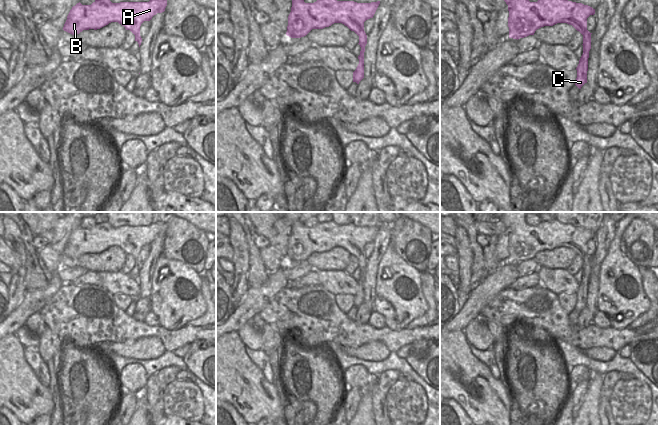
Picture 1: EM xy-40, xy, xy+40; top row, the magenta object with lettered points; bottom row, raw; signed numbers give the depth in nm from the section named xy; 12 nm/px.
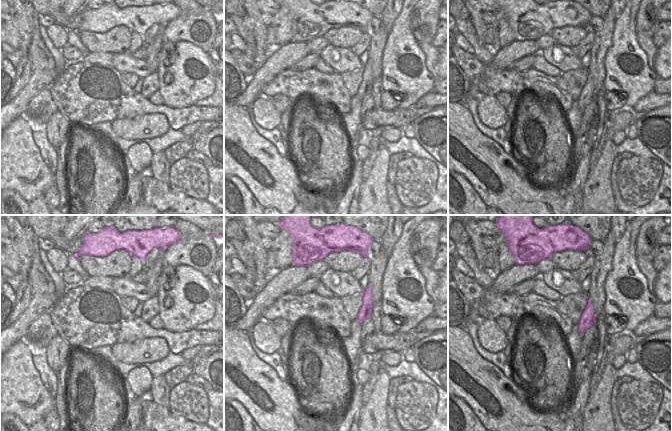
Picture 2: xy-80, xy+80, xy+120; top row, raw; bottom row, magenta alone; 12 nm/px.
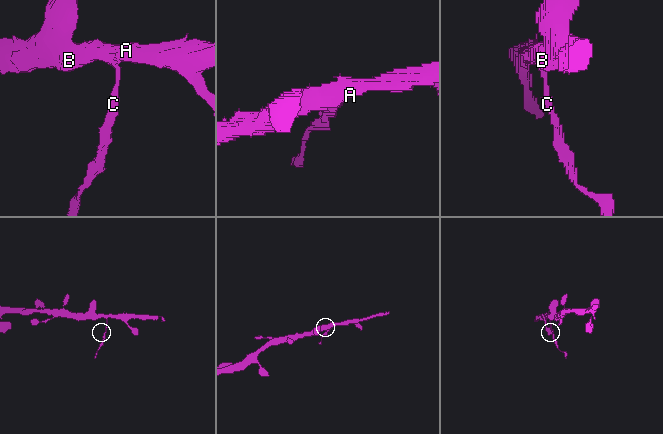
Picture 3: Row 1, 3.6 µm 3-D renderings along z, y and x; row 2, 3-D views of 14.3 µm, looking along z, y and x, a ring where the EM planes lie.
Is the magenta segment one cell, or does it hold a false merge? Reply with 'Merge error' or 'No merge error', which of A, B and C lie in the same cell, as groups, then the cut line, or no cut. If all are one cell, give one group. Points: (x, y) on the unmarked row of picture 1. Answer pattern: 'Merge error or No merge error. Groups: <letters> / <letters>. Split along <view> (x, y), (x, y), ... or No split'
Merge error. Groups: A B / C. Split along xy+40 (583, 273), (588, 278)

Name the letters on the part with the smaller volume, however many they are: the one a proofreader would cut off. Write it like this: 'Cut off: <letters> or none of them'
Cut off: C

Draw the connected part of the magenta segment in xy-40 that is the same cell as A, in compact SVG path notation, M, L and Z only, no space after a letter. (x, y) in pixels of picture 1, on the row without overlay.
M104 222L96 223L91 229L82 229L79 226L70 234L63 254L77 260L83 254L97 254L111 246L118 246L135 259L135 265L140 271L141 248L150 245L157 237L164 236L166 230L166 223L112 227L108 222Z

